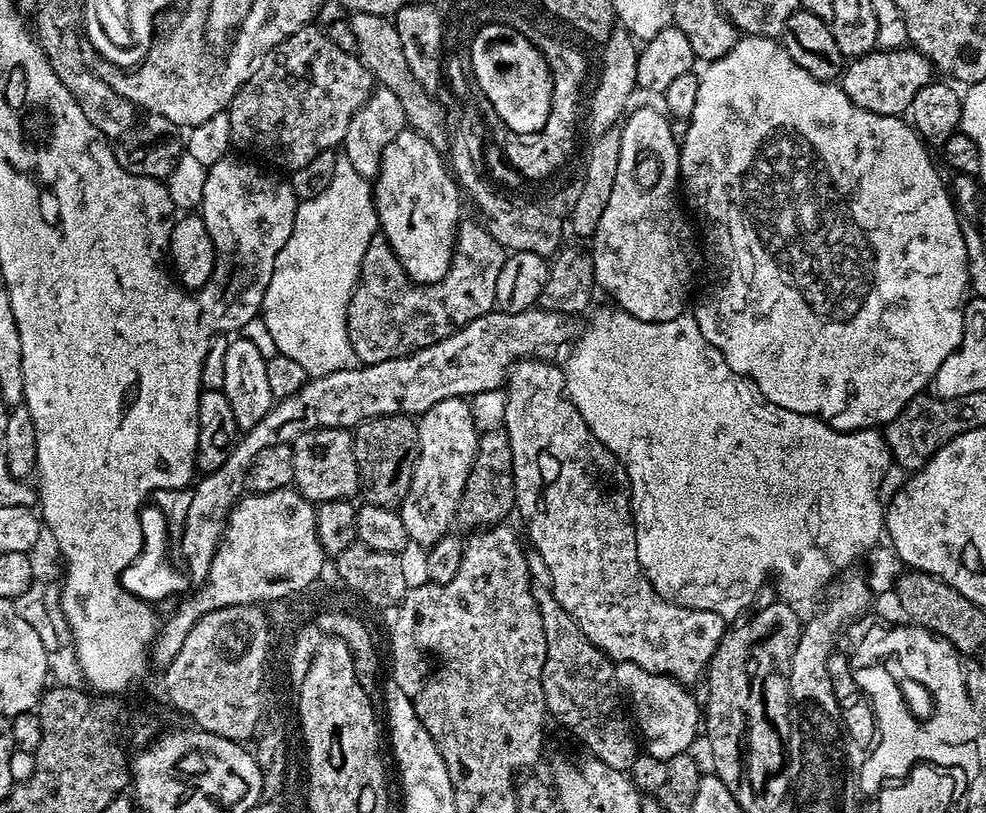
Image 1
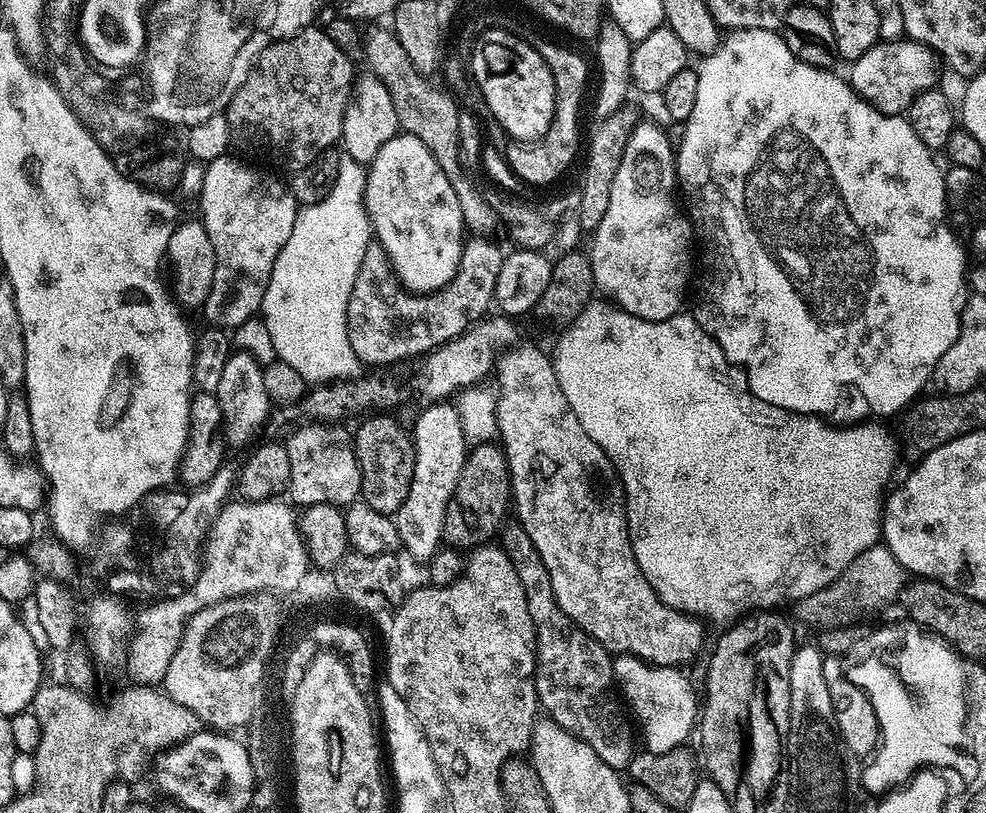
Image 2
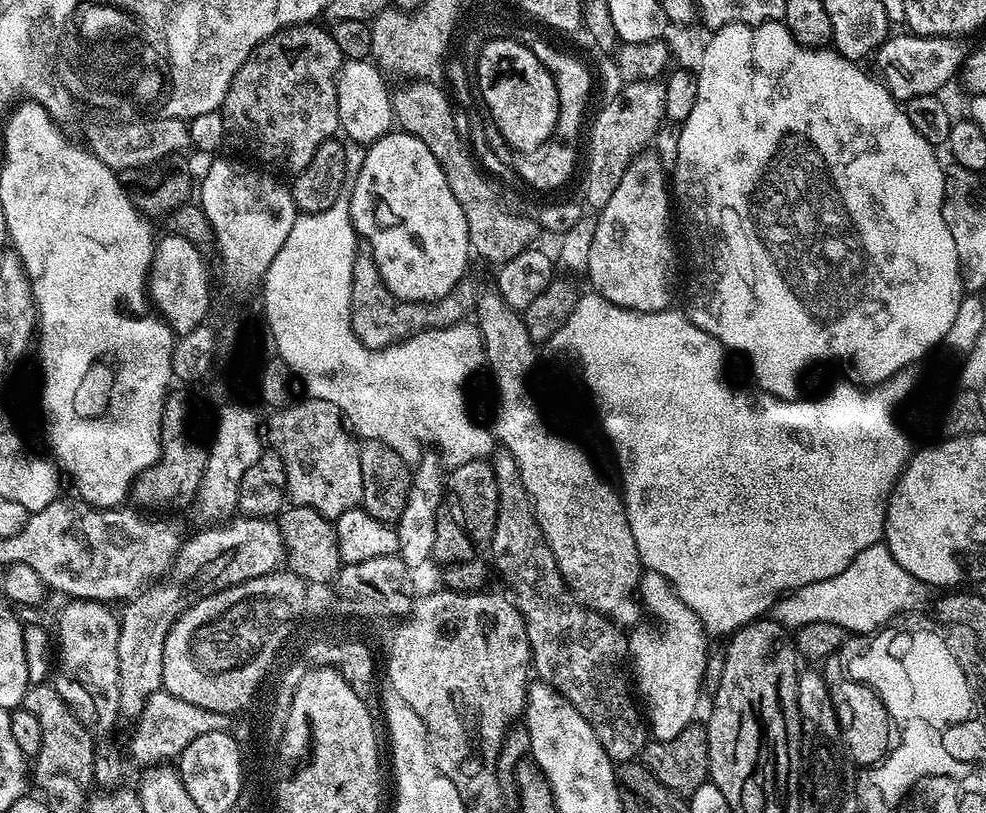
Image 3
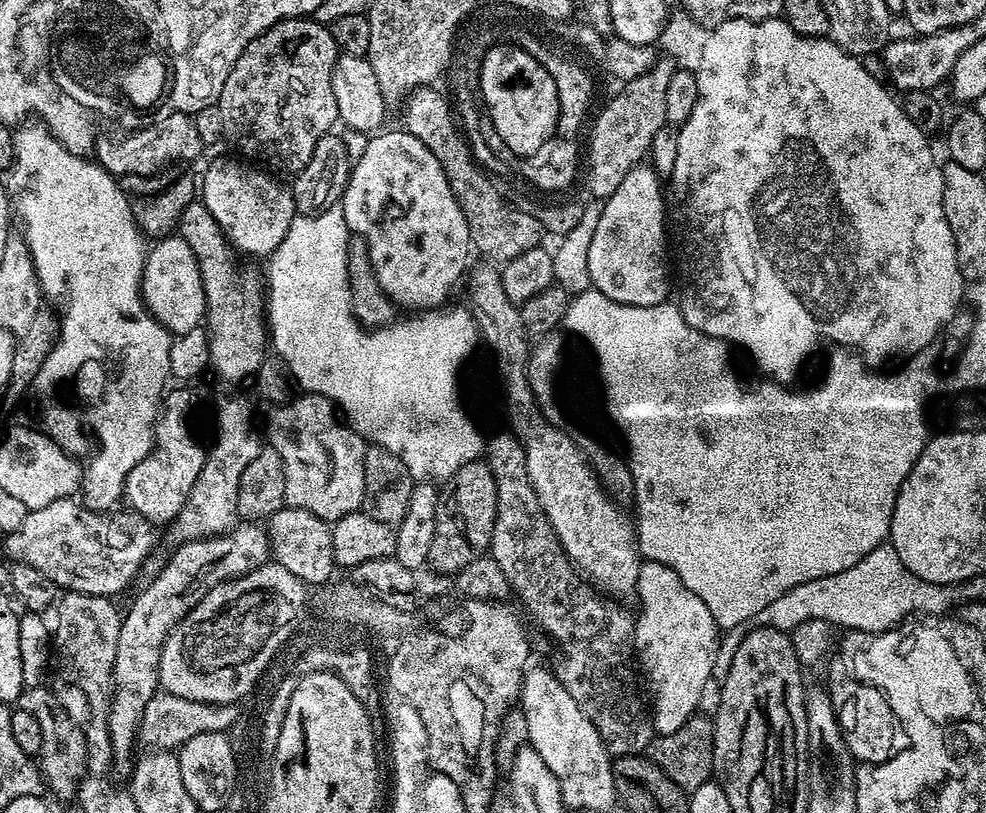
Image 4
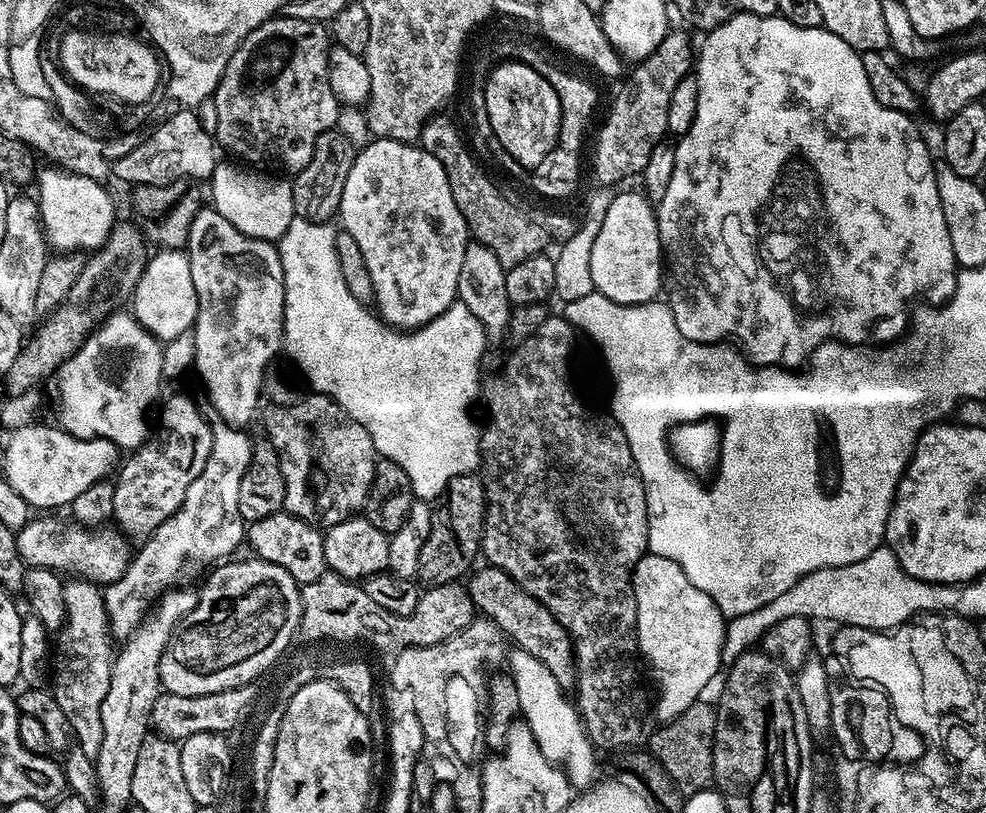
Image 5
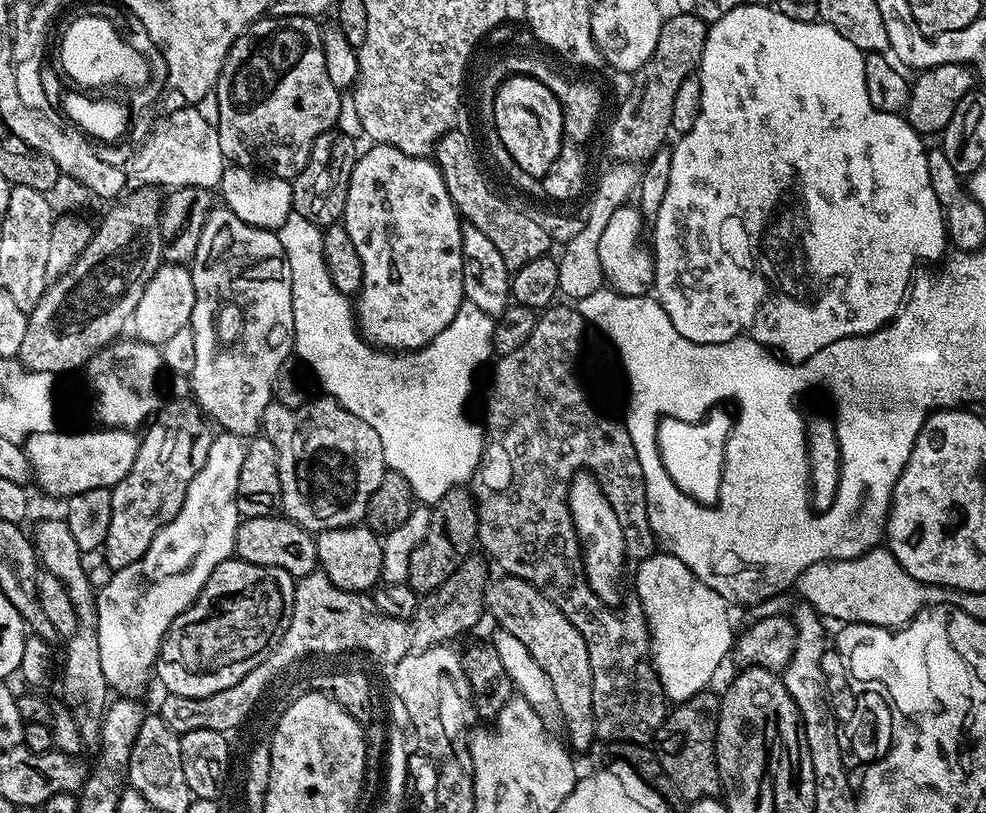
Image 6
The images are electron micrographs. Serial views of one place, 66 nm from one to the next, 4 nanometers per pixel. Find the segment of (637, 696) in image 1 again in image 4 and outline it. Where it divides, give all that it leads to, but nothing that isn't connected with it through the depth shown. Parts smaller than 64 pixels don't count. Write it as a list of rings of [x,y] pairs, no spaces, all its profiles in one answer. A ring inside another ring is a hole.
[[[644,560],[640,566],[638,582],[634,593],[640,599],[640,617],[634,620],[634,652],[638,664],[644,667],[644,676],[648,679],[648,688],[652,691],[650,700],[650,719],[652,727],[659,735],[674,734],[689,718],[697,715],[700,699],[704,696],[704,687],[712,676],[712,667],[716,664],[716,635],[718,629],[710,610],[689,588],[674,574],[672,568],[662,566],[653,560]]]

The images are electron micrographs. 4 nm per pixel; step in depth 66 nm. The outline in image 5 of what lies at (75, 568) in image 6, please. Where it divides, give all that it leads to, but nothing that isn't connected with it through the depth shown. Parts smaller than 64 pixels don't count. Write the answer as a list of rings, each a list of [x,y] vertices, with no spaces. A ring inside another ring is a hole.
[[[72,578],[64,585],[64,597],[66,598],[66,618],[59,630],[58,638],[54,640],[54,675],[50,680],[50,691],[56,697],[58,706],[61,707],[64,713],[66,722],[70,729],[71,735],[74,737],[74,742],[77,747],[80,747],[82,754],[95,758],[98,750],[102,750],[102,698],[106,698],[106,690],[110,690],[110,674],[112,673],[112,662],[114,659],[114,637],[112,634],[112,627],[108,625],[108,615],[106,614],[106,606],[104,605],[104,594],[101,585],[93,584],[88,580],[79,578]]]

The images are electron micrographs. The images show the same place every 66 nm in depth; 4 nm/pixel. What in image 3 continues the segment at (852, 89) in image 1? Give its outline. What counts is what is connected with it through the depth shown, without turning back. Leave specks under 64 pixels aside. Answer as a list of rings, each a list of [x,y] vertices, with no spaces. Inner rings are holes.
[[[908,32],[892,34],[874,54],[874,61],[885,88],[897,102],[905,104],[910,98],[939,93],[963,67],[966,55],[957,39],[953,37],[918,36]]]

